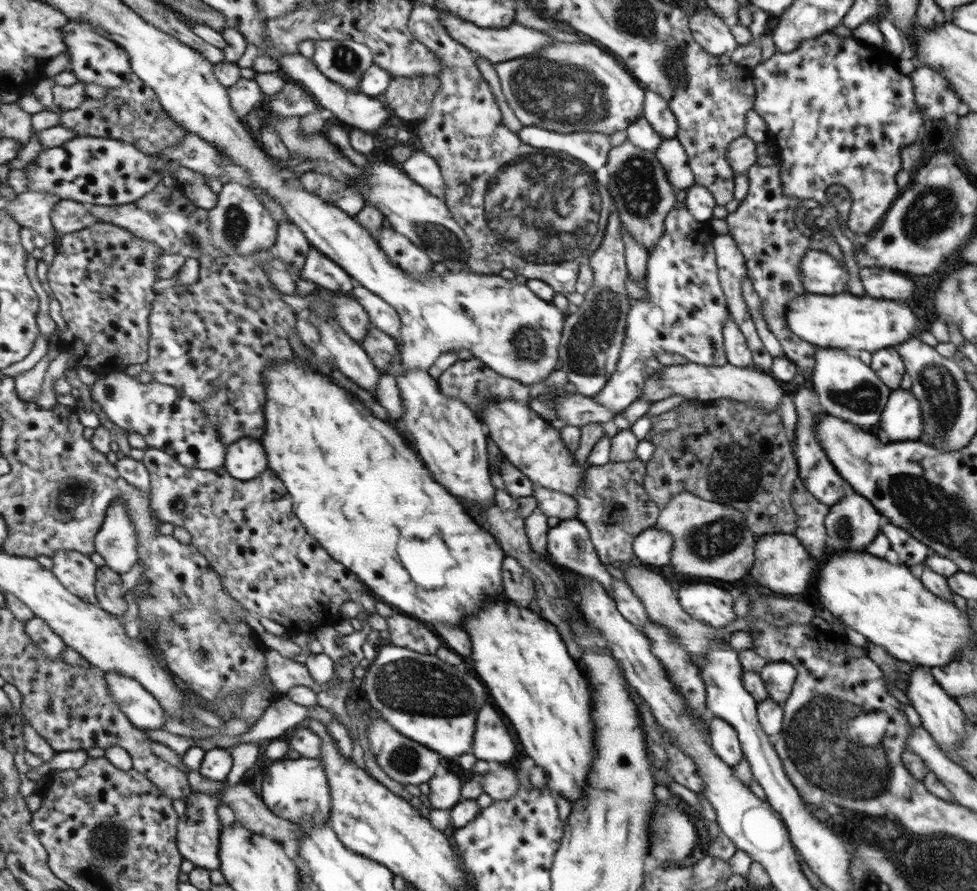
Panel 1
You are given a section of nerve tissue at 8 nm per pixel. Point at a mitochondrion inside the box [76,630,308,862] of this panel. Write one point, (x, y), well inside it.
(201, 653)

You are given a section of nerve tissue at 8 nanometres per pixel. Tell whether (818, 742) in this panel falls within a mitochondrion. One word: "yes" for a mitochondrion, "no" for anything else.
yes

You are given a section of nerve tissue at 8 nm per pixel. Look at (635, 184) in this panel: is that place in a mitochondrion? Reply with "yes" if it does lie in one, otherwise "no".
yes

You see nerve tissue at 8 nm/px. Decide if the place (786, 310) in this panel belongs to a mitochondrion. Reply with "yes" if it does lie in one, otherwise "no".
no

